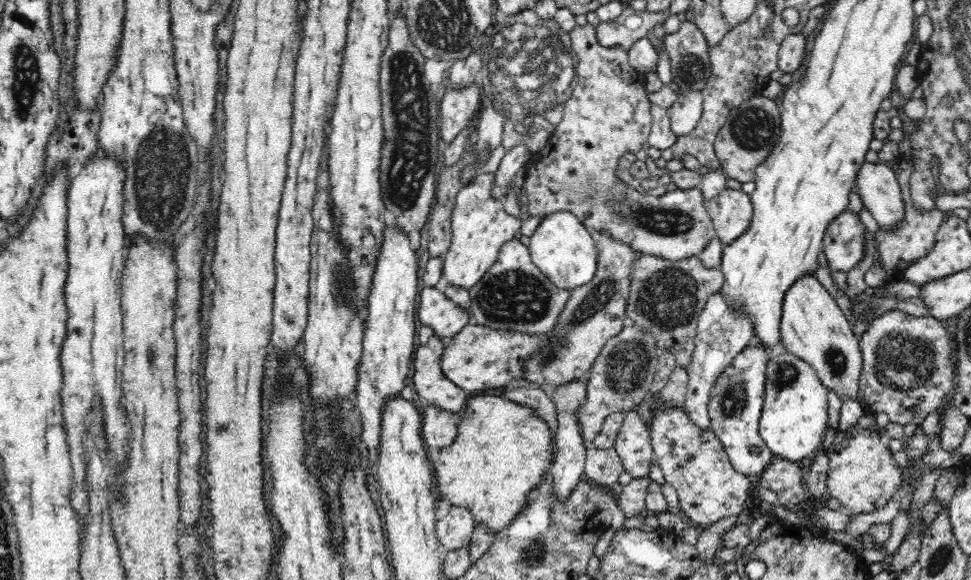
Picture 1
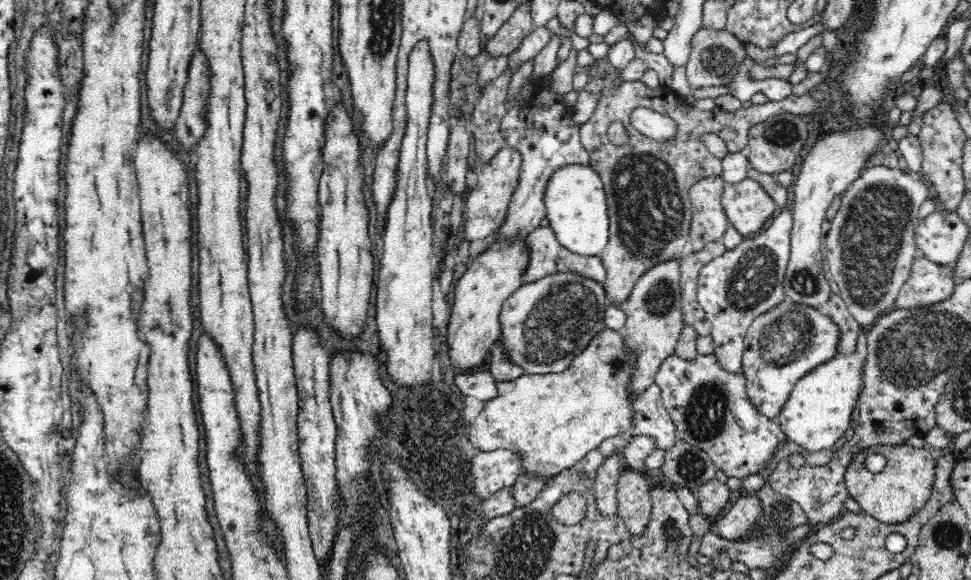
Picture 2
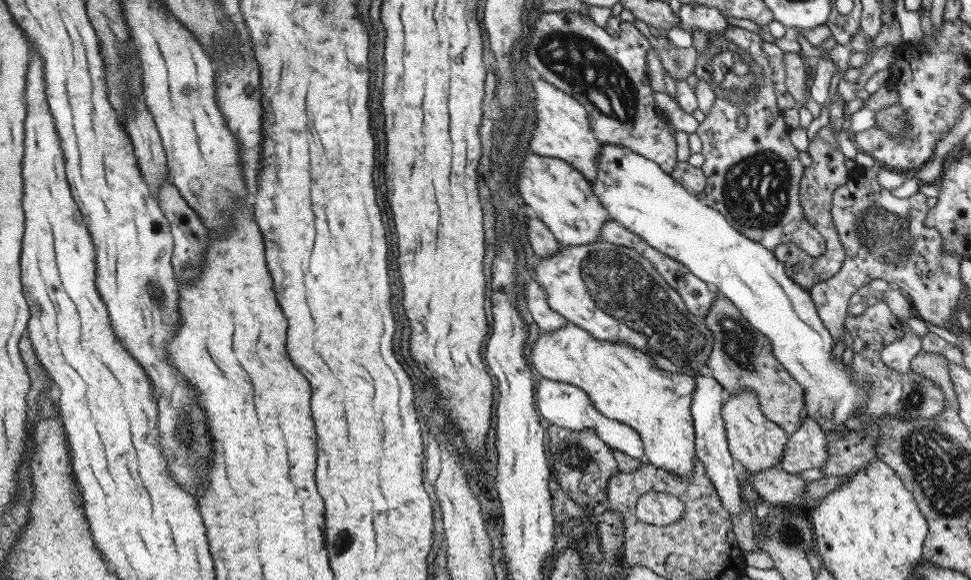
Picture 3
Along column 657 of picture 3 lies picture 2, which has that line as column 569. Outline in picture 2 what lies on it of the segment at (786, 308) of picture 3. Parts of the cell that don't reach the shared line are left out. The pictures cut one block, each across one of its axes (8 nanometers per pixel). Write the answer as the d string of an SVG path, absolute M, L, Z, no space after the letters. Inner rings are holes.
M589 164L558 167L547 182L544 200L546 218L561 246L583 257L599 255L606 249L610 233L606 191L600 175Z

